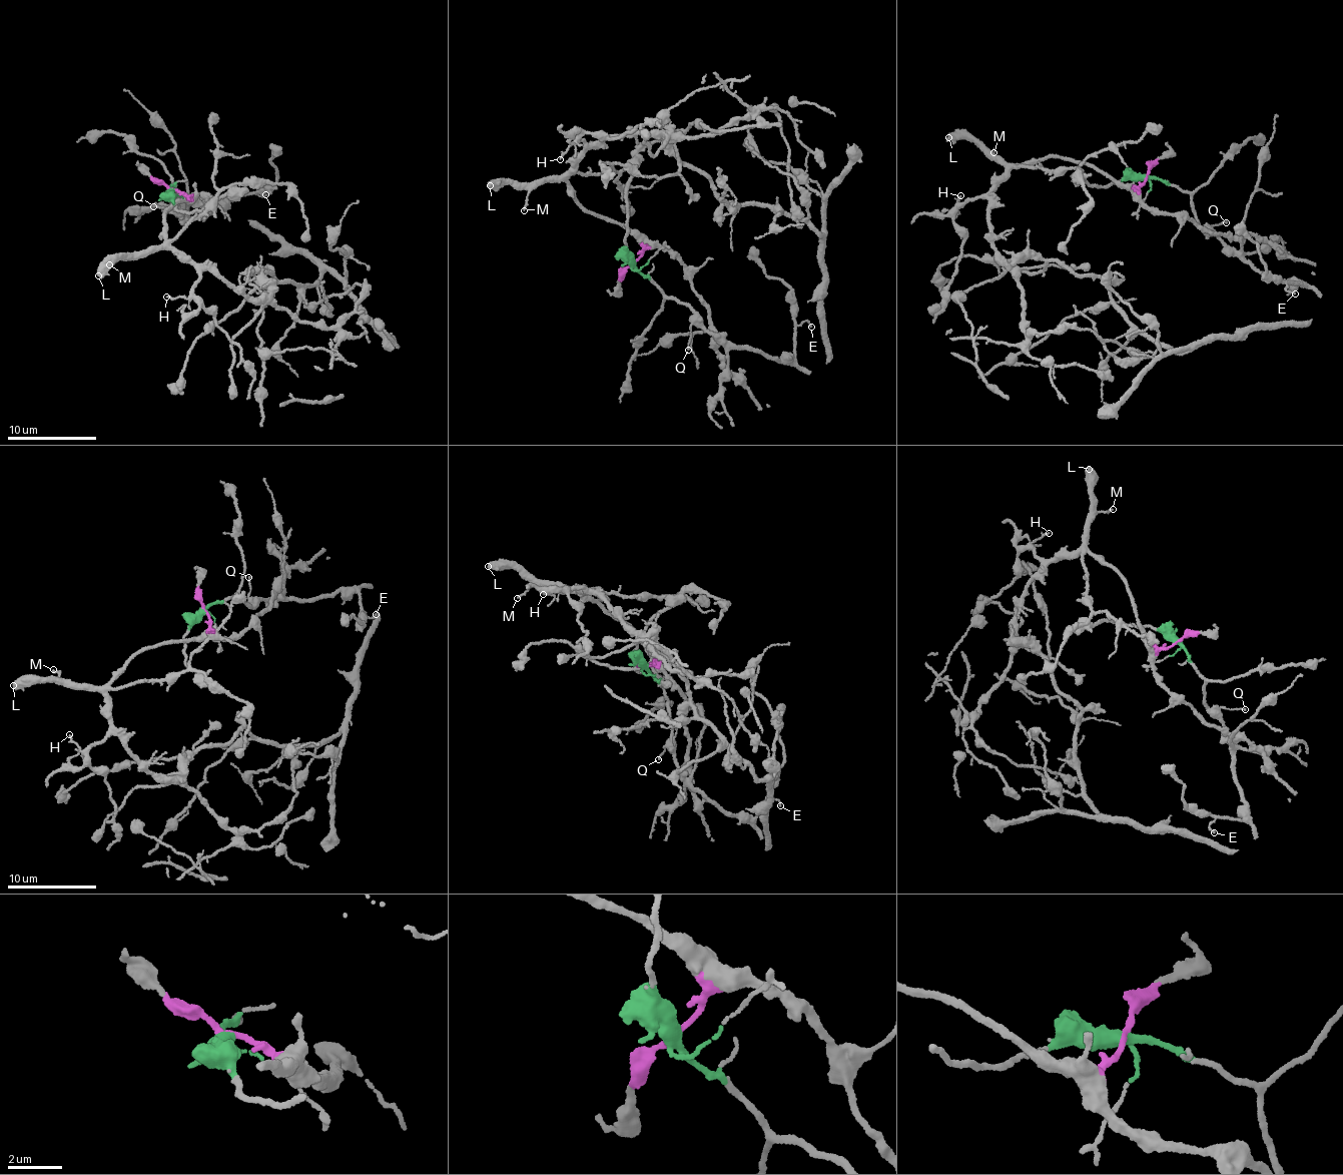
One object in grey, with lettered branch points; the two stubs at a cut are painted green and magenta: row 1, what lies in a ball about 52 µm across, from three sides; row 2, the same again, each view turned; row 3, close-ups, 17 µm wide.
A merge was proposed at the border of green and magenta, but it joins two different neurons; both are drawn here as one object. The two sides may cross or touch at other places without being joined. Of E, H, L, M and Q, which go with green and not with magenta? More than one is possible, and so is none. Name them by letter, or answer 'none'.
E, Q

